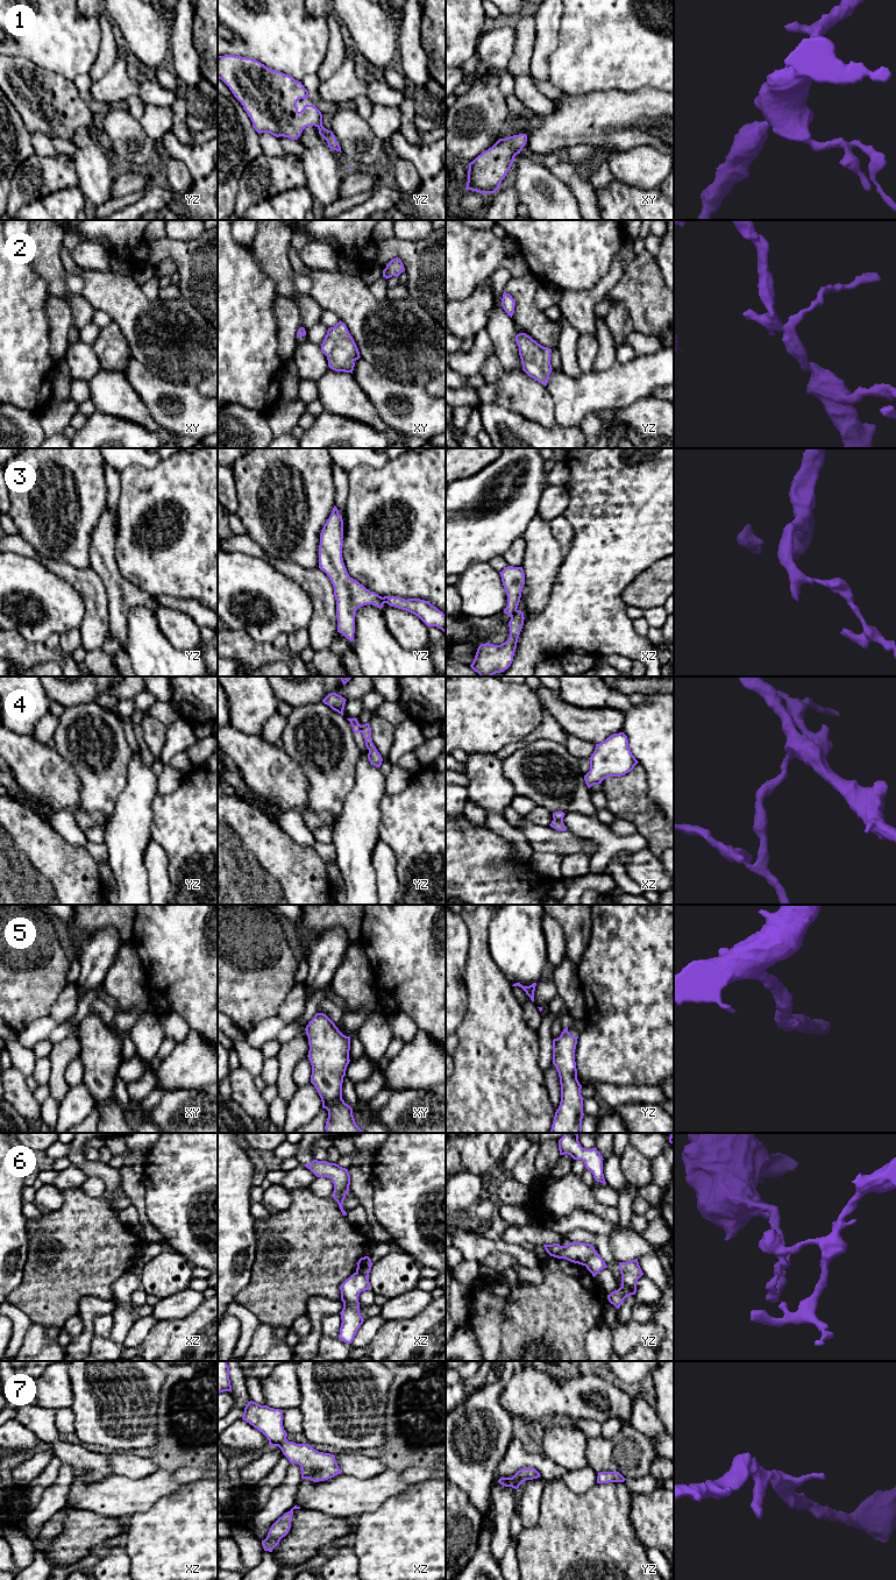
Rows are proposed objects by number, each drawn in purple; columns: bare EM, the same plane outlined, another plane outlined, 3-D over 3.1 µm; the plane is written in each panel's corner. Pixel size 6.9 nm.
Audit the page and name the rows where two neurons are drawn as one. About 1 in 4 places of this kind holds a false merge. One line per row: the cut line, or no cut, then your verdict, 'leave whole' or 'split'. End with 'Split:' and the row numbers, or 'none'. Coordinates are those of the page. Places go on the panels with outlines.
1: cut none; leave whole
2: cut none; leave whole
3: cut xz (517, 610), (511, 617); split
4: cut xz (554, 819), (562, 820); split
5: cut none; leave whole
6: cut yz (596, 1252), (584, 1265); split
7: cut none; leave whole
Split: 3, 4, 6

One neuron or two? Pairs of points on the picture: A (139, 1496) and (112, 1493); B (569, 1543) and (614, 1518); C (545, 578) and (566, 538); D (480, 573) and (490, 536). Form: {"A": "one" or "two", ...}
{"A": "one", "B": "one", "C": "two", "D": "two"}

